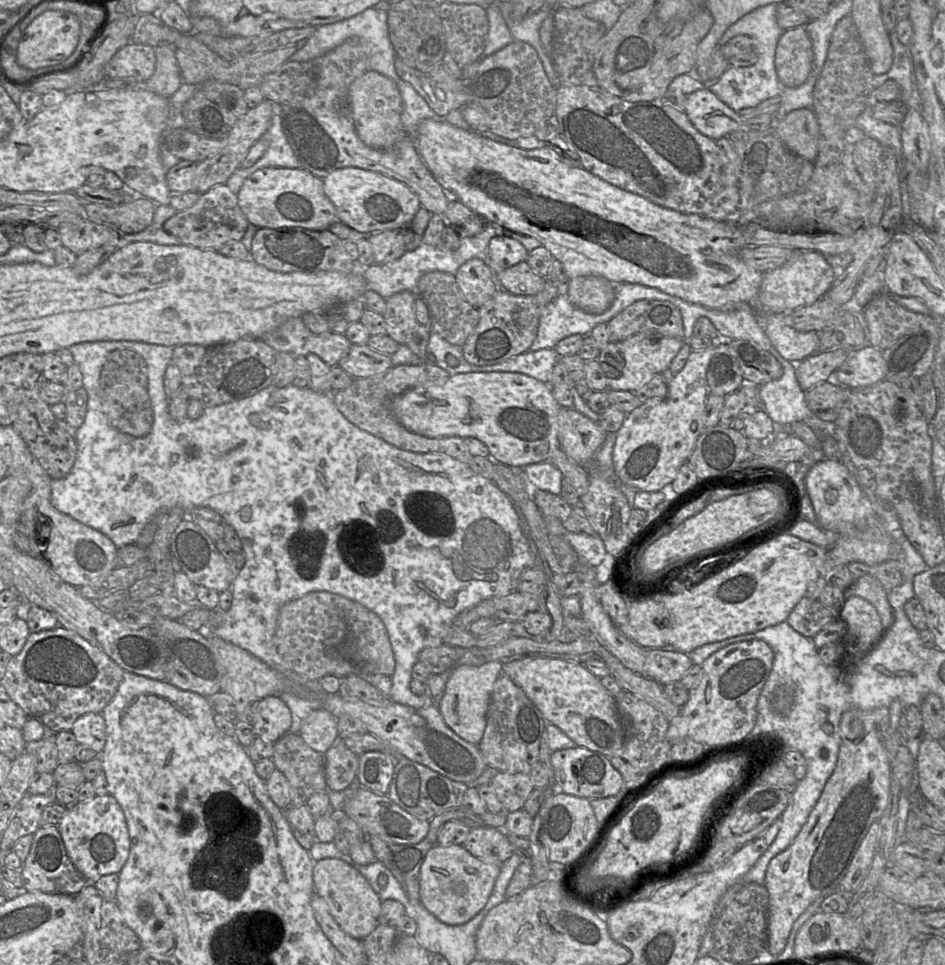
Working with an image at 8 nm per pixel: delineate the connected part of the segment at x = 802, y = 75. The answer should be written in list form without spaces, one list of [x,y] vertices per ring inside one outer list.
[[[804,27],[784,30],[778,40],[775,69],[782,88],[802,85],[813,68],[813,47]]]

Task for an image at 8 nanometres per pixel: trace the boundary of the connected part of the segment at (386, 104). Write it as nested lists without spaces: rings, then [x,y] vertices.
[[[367,71],[348,87],[357,135],[372,148],[389,149],[404,135],[402,126],[403,101],[396,84],[388,77]]]

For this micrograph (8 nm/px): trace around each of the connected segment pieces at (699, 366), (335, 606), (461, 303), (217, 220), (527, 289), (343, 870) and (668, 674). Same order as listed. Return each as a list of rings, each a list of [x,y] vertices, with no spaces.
[[[713,341],[712,347],[706,348],[704,350],[692,351],[686,361],[684,368],[674,375],[672,381],[668,385],[668,391],[664,397],[654,397],[648,399],[646,402],[639,405],[635,410],[626,415],[626,418],[621,426],[621,428],[615,433],[616,440],[612,453],[613,467],[615,471],[616,478],[618,482],[625,486],[630,486],[636,488],[638,491],[644,492],[656,492],[660,491],[665,485],[671,484],[676,478],[679,469],[683,464],[685,464],[699,438],[699,436],[705,431],[706,428],[706,400],[709,396],[708,387],[706,382],[706,373],[713,355]]]
[[[330,592],[309,593],[283,606],[278,616],[274,648],[281,669],[292,675],[285,677],[317,694],[321,694],[317,681],[326,676],[345,679],[373,673],[391,677],[395,671],[394,653],[382,620],[364,606]]]
[[[433,271],[418,281],[419,297],[429,308],[431,332],[438,334],[452,345],[463,346],[473,333],[479,321],[479,309],[468,303],[456,282],[454,274]]]
[[[217,184],[202,193],[193,206],[177,211],[165,221],[163,227],[169,234],[179,238],[184,245],[219,251],[230,242],[240,242],[249,225],[239,206],[237,194],[226,184]]]
[[[525,261],[503,270],[497,275],[499,288],[514,295],[528,296],[539,293],[545,278],[538,275]]]
[[[335,858],[316,861],[313,867],[315,894],[322,897],[341,929],[353,938],[363,940],[379,924],[382,900],[366,878],[351,864]]]
[[[673,648],[646,650],[645,675],[662,686],[680,682],[694,665],[687,653]]]

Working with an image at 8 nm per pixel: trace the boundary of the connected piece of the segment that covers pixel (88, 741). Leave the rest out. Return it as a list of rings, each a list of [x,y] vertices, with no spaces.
[[[89,713],[79,717],[71,730],[79,745],[101,754],[106,743],[106,724],[101,713]]]

